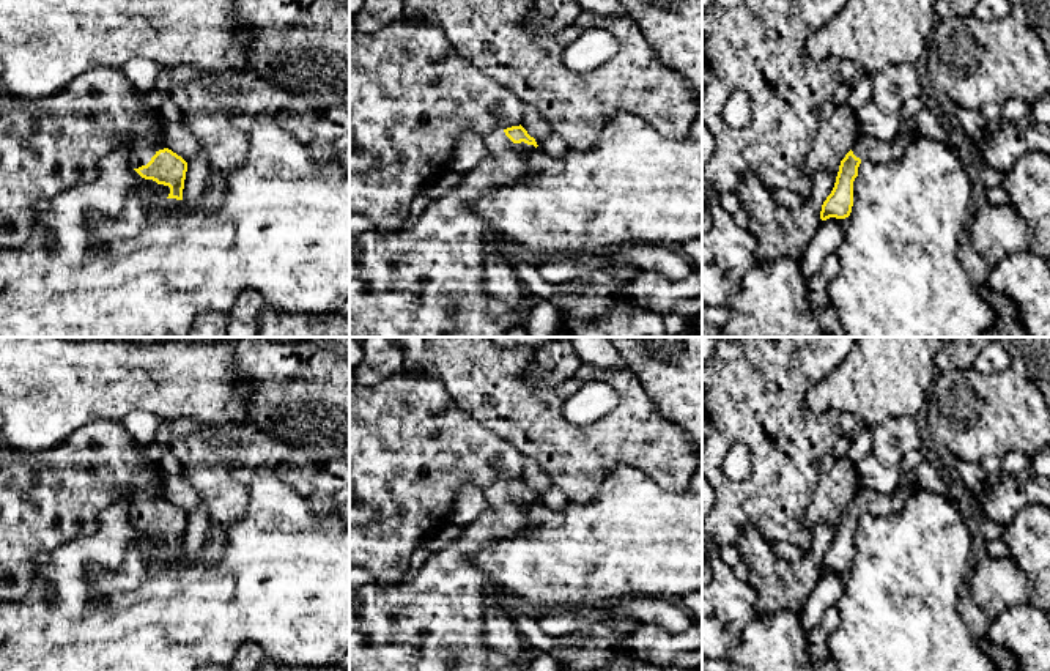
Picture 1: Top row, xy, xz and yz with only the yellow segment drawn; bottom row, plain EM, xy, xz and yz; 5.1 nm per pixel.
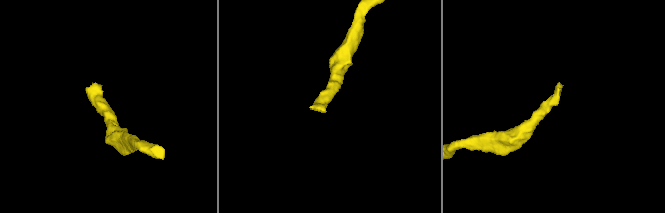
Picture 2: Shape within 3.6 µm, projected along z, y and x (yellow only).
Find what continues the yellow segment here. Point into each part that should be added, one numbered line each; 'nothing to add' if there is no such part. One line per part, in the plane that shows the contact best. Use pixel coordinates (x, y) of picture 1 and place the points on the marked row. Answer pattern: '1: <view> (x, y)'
1: xy (144, 151)

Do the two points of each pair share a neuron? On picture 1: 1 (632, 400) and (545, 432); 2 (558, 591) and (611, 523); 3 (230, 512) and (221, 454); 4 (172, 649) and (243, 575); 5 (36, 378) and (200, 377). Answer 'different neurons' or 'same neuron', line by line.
1: same neuron
2: same neuron
3: same neuron
4: same neuron
5: same neuron

